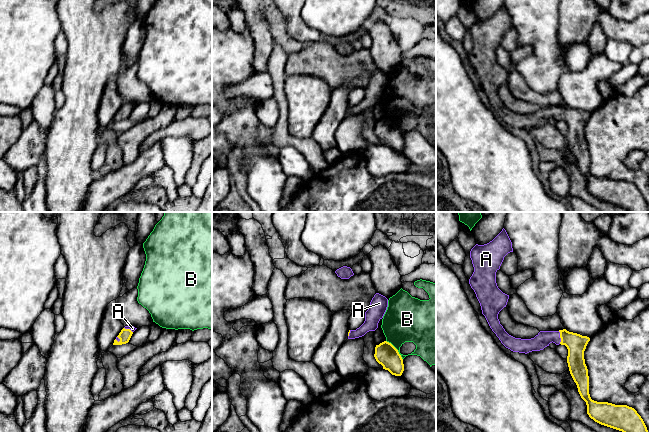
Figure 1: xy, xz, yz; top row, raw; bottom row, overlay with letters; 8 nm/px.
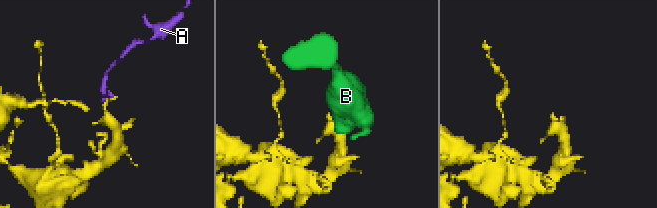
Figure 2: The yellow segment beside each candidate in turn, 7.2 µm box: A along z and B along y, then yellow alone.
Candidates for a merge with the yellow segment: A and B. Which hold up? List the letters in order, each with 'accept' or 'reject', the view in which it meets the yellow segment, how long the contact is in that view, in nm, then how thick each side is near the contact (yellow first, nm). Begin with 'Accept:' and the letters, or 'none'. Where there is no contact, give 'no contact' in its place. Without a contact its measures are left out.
Accept: A
A: accept; contact in yz; length 110 nm; calibres 160 and 120 nm
B: reject; contact in xz; length 200 nm; calibres 180 and 360 nm

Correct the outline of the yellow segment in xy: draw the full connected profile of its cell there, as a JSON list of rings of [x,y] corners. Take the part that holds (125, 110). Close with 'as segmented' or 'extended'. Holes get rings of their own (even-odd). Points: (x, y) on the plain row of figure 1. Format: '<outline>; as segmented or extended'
[[[125,102],[114,116],[113,121],[122,121],[128,119],[136,105],[137,104],[134,102]]]; extended

